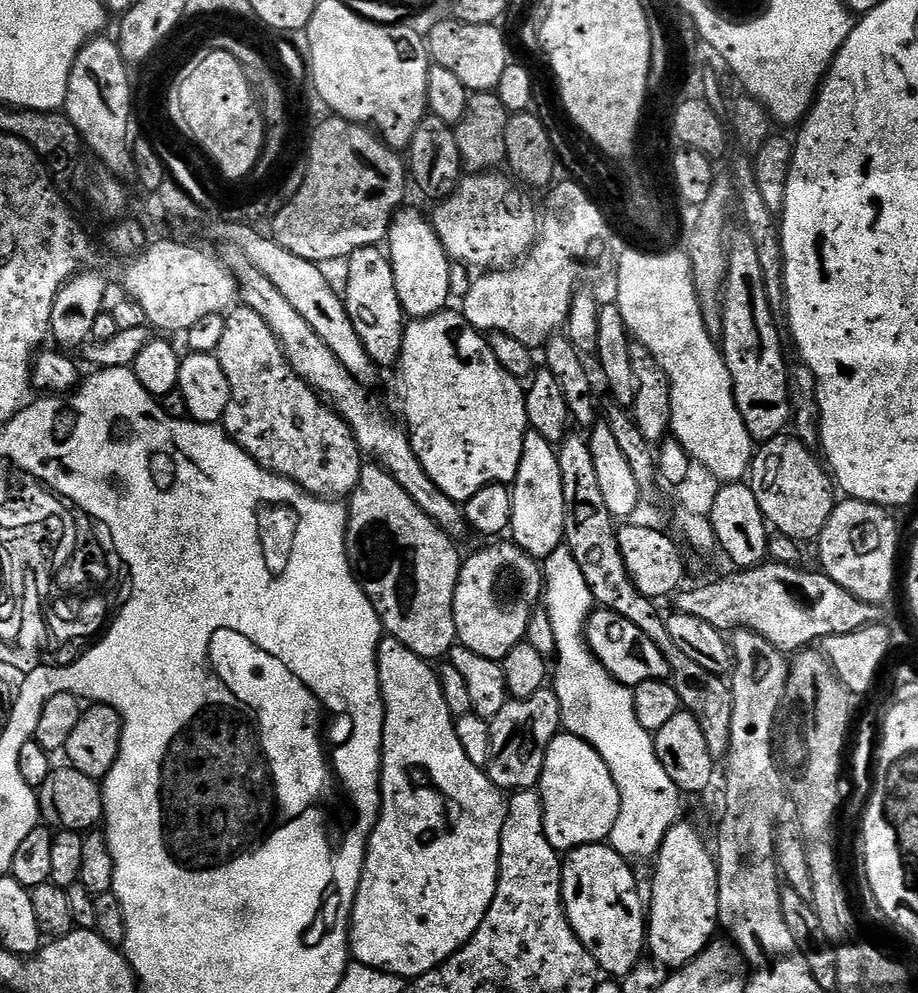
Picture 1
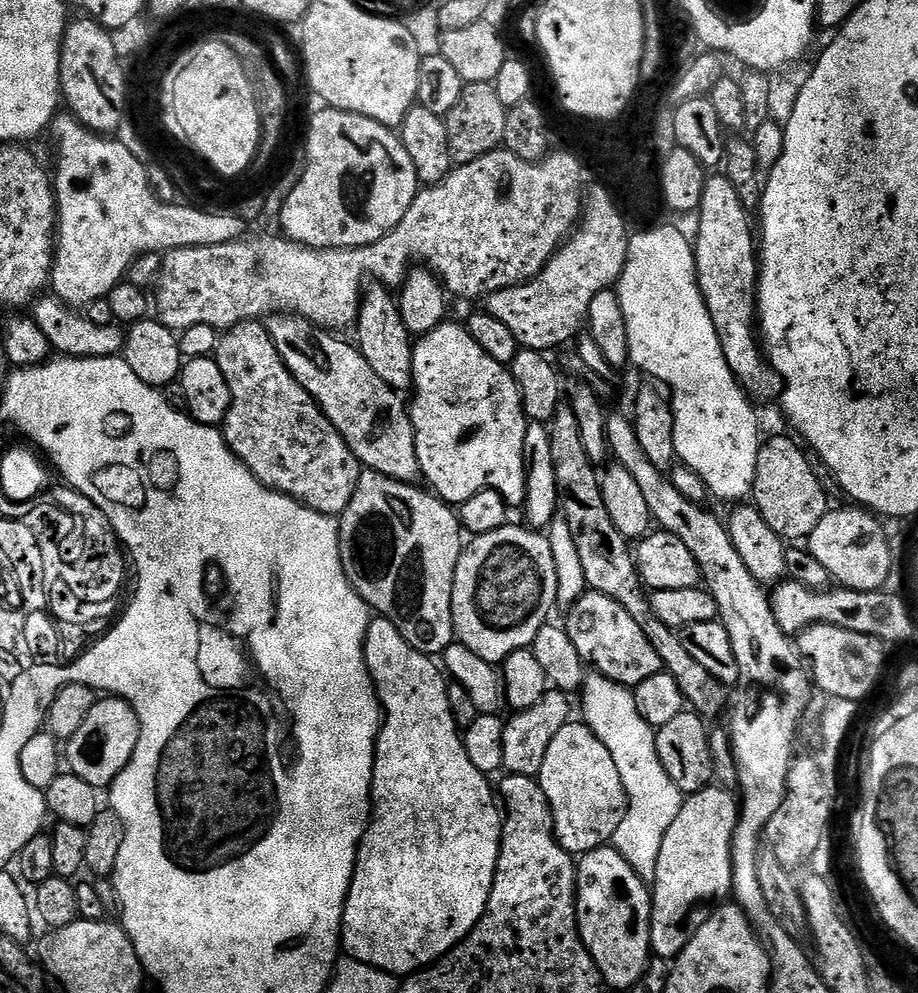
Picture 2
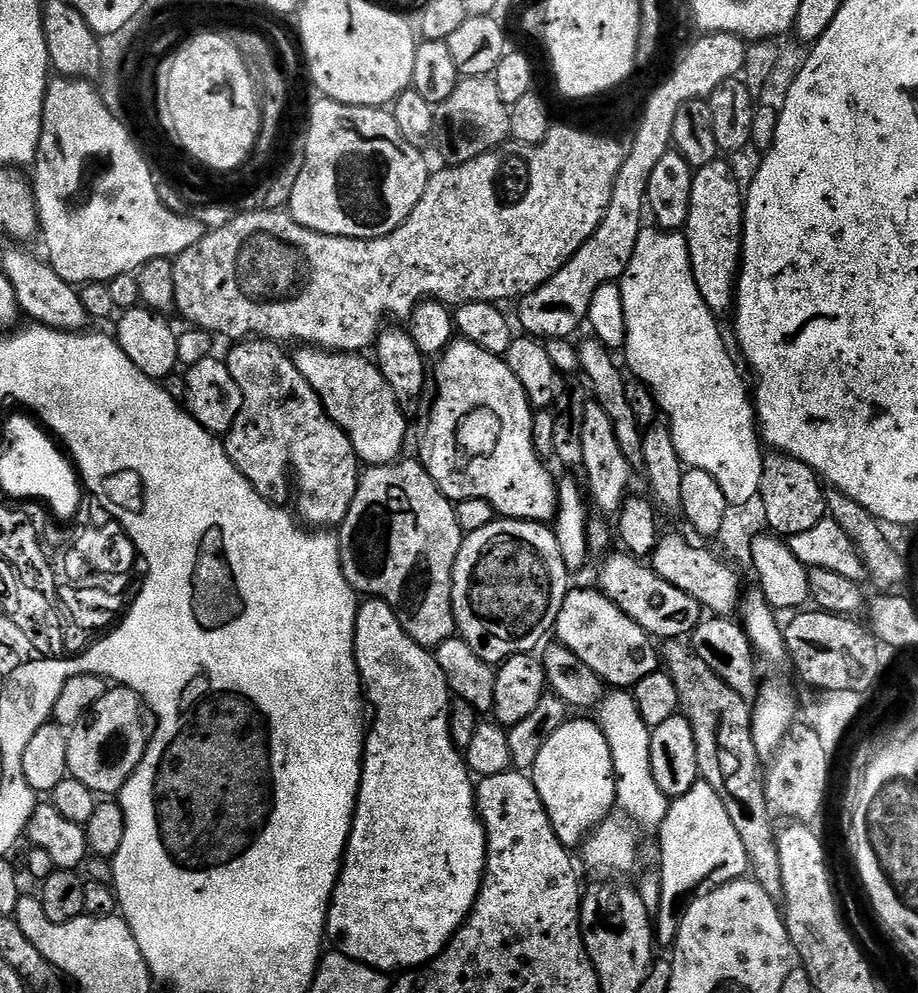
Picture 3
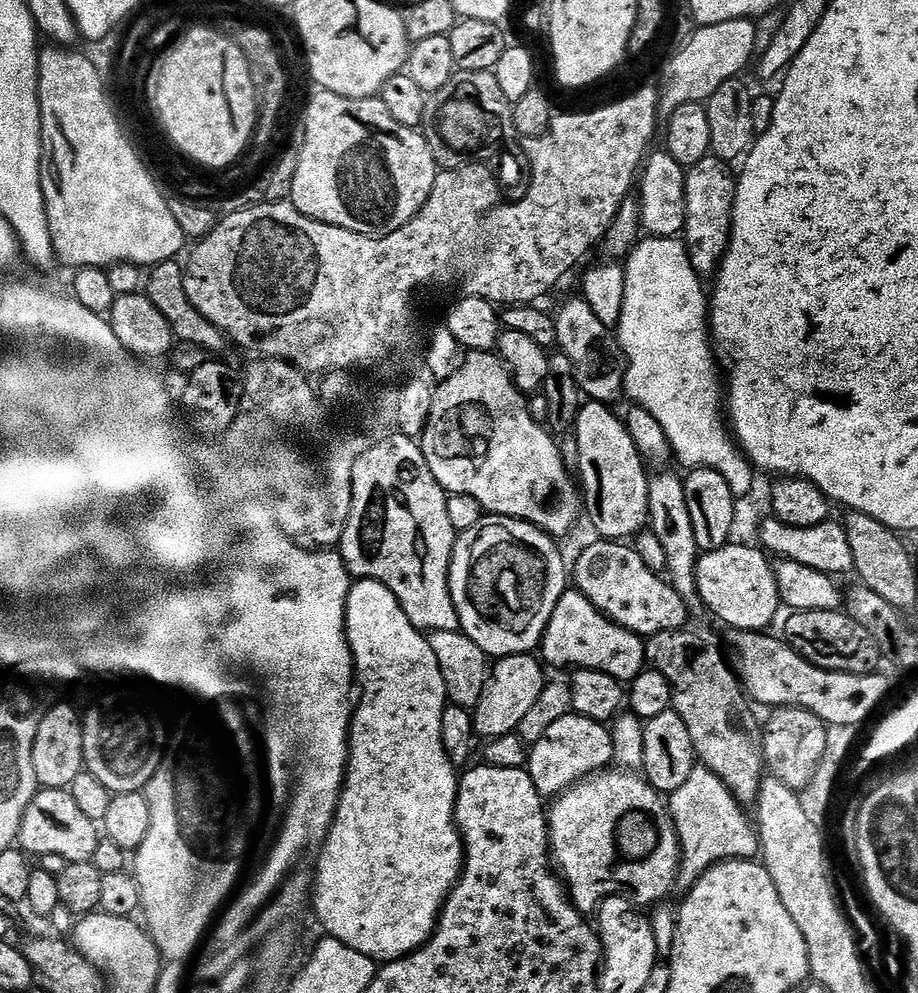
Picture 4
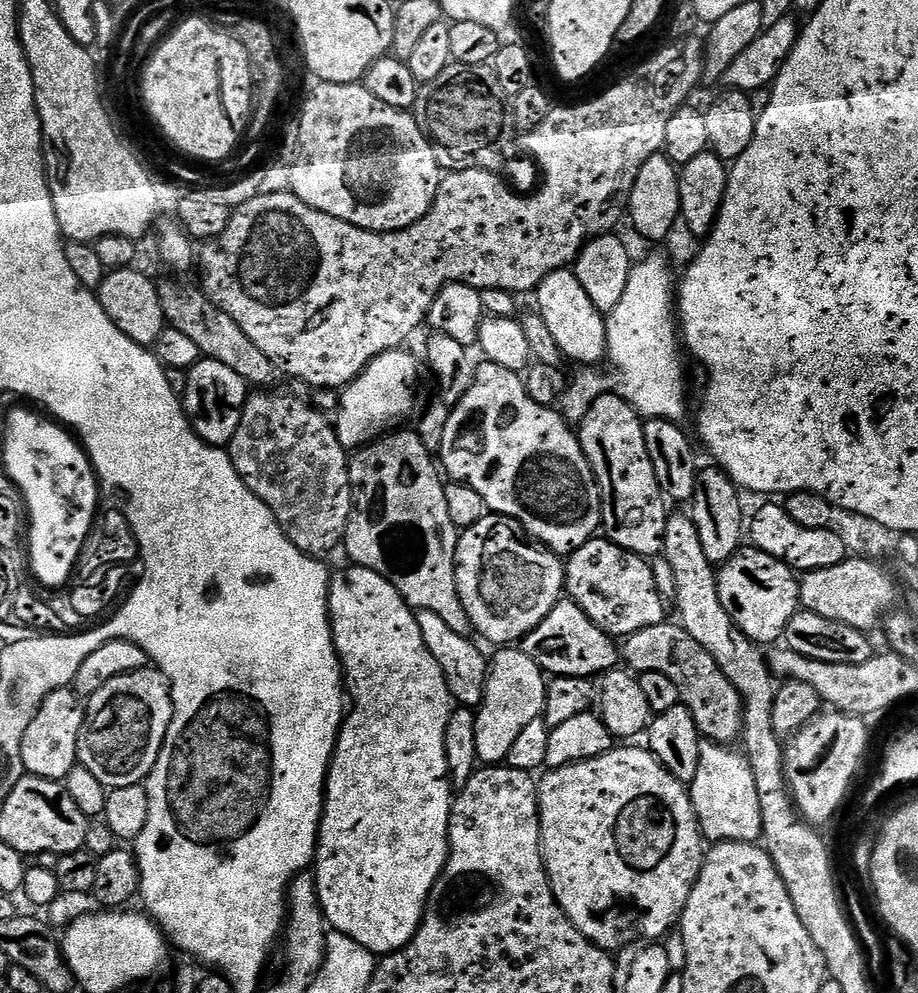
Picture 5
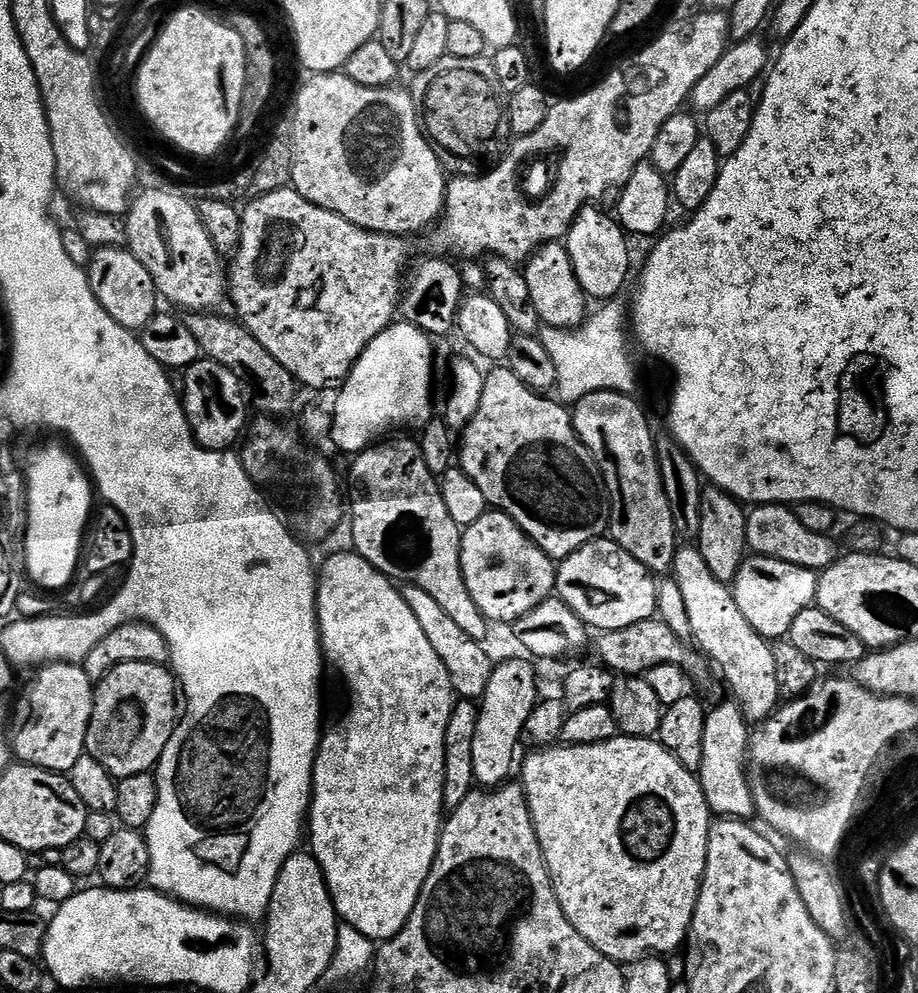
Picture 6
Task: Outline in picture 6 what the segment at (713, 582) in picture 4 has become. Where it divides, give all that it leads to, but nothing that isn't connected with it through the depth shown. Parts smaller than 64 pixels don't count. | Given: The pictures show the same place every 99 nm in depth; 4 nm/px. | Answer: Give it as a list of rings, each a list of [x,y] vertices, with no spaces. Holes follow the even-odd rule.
[[[749,555],[742,562],[735,579],[730,585],[738,610],[746,617],[746,622],[769,642],[787,637],[790,626],[802,610],[813,607],[816,602],[817,573],[810,568],[794,566],[769,556]]]

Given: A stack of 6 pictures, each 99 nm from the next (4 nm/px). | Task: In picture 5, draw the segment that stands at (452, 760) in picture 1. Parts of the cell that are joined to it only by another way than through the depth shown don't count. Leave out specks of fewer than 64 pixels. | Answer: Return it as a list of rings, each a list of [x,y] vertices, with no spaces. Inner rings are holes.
[[[348,566],[345,572],[335,573],[328,591],[328,617],[332,619],[334,646],[340,656],[340,666],[344,670],[346,692],[351,704],[347,709],[344,724],[340,728],[340,737],[336,740],[336,749],[328,767],[328,782],[324,786],[324,816],[320,820],[320,839],[316,842],[314,861],[316,889],[327,927],[331,931],[346,934],[346,938],[354,938],[354,942],[366,946],[366,950],[383,958],[389,956],[391,952],[405,948],[414,938],[424,917],[424,910],[428,907],[428,895],[432,893],[432,887],[438,882],[448,861],[448,827],[454,789],[452,781],[448,779],[446,722],[450,722],[454,701],[446,686],[442,666],[438,666],[434,654],[430,654],[426,641],[422,638],[422,630],[418,630],[416,612],[409,608],[408,603],[398,594],[396,587],[386,578],[374,574],[374,570],[359,566]]]

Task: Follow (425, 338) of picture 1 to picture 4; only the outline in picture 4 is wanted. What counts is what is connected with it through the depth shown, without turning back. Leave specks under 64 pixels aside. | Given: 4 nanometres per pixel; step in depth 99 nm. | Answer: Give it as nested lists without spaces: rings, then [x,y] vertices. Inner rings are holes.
[[[468,352],[460,361],[460,369],[449,380],[443,381],[437,387],[434,410],[422,437],[422,447],[424,457],[434,474],[434,478],[438,478],[438,482],[444,487],[445,492],[453,496],[466,494],[470,498],[478,498],[478,502],[484,507],[485,513],[525,520],[534,525],[535,528],[541,528],[542,531],[553,538],[570,535],[572,527],[579,522],[580,516],[582,520],[582,492],[574,479],[573,473],[572,476],[568,473],[571,471],[569,465],[564,462],[564,456],[560,452],[560,444],[557,437],[541,421],[535,420],[530,414],[525,393],[516,389],[516,383],[512,381],[512,373],[504,367],[504,362],[499,355],[492,352]]]

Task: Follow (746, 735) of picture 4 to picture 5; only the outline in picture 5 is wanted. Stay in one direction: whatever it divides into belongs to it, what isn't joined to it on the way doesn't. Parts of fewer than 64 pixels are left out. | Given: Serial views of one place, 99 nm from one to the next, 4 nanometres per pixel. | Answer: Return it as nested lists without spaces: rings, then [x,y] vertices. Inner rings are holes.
[[[679,623],[646,626],[646,630],[638,630],[627,637],[622,644],[622,660],[636,674],[666,674],[666,678],[678,686],[680,703],[690,710],[705,741],[732,746],[741,739],[744,731],[744,699],[738,690],[734,690],[730,678],[718,670],[718,662],[714,662],[709,652],[703,646],[698,646],[698,642],[694,642],[694,638],[690,638]]]

